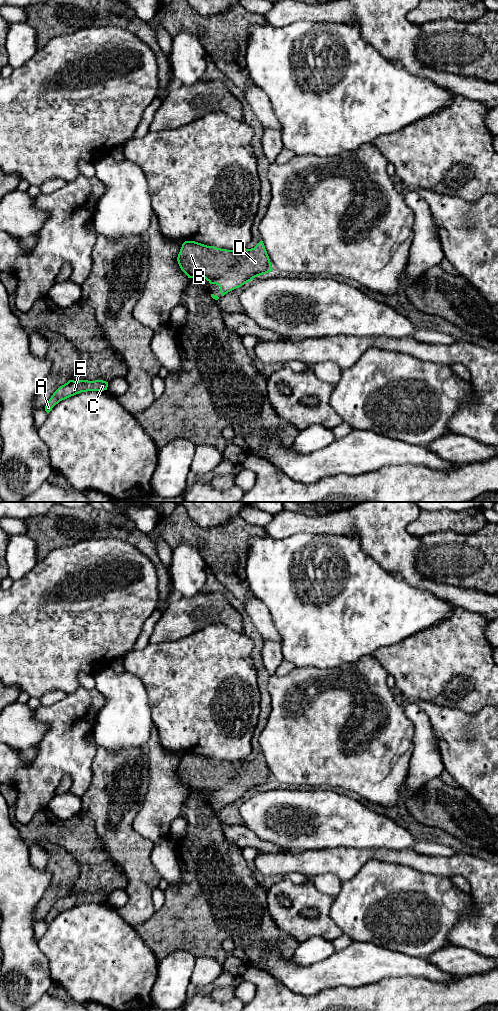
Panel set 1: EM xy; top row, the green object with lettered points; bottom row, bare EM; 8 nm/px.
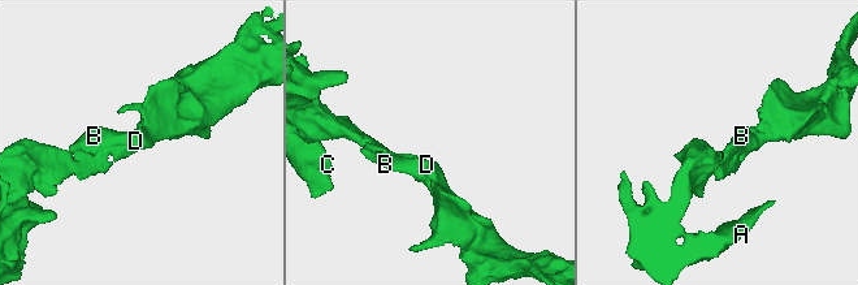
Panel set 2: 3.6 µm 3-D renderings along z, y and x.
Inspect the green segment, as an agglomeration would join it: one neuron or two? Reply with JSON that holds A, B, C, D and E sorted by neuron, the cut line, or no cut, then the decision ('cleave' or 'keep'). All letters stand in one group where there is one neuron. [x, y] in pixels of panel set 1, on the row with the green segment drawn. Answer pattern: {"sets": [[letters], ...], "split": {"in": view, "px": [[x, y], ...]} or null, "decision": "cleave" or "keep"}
{"sets": [["A", "B", "C", "D", "E"]], "split": null, "decision": "keep"}

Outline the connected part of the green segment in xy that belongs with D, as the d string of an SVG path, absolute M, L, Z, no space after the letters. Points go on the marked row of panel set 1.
M262 240L254 248L234 250L207 246L195 241L185 241L180 249L177 261L188 278L205 278L210 284L216 284L220 287L222 296L241 287L253 278L273 270Z

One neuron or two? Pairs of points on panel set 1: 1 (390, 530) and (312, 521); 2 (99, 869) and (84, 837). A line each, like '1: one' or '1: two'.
1: one
2: one

